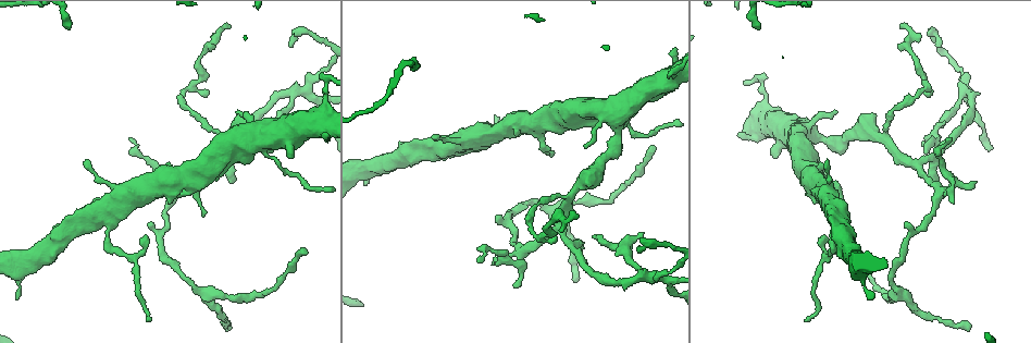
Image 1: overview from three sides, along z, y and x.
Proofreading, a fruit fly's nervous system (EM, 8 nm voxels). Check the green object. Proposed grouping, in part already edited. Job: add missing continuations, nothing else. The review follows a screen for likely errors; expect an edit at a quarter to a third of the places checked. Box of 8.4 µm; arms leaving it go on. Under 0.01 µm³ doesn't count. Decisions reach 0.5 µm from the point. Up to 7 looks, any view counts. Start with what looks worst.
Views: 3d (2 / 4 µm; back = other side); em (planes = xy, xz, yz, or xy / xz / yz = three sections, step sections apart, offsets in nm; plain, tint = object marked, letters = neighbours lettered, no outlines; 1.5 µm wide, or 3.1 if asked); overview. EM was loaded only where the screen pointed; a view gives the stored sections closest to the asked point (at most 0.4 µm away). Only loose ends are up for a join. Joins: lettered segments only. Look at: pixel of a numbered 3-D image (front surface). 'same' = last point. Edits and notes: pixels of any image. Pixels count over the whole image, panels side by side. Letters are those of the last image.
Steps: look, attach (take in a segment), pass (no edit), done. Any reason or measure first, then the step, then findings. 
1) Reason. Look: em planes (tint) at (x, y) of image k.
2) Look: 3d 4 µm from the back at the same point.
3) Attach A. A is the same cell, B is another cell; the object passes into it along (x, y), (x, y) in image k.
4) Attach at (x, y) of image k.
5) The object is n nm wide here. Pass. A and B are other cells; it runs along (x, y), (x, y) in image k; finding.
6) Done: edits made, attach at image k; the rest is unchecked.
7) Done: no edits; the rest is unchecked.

An open end. Look: em planes (plain) at (146, 320) of image 1.

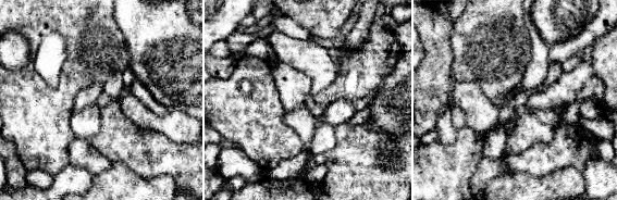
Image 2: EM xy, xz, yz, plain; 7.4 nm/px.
See the neighbours. Look: em planes (letters) at the same point.

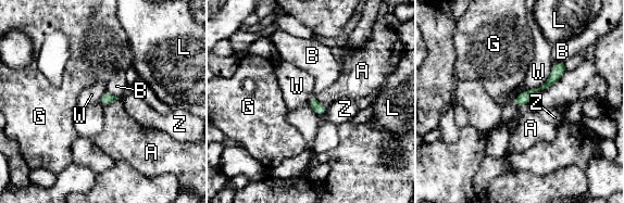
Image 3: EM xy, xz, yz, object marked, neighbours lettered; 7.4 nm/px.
Pass. A, B, G, L, W and Z are other cells; it runs along (562, 64), (544, 87), (518, 102) in image 3; no lettered segment goes on from it.

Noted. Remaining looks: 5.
Branch stops here. Look: 3d 4 µm at (827, 159) of image 1.

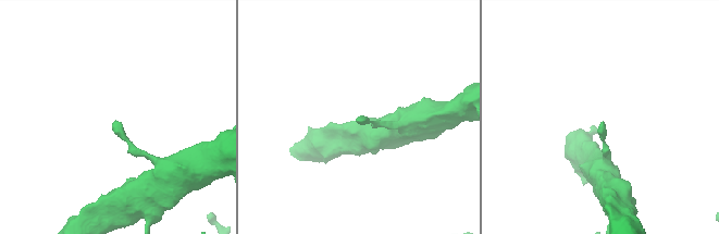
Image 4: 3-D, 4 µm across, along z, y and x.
Look: em planes (letters) at (358, 122) of image 4.

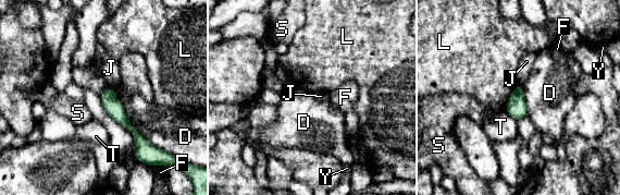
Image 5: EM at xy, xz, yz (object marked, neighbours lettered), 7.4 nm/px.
Pass. D, F, J, L, S, T and Y are other cells; it runs along (109, 90), (109, 101), (137, 135), (137, 154) in image 5; no lettered segment goes on from it.

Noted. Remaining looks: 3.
Thin end. Look: em planes (tint) at (238, 111) of image 1.

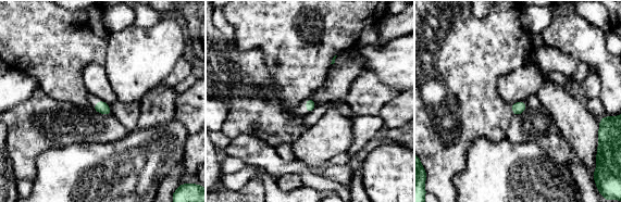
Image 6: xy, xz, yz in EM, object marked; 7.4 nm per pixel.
What lies round it. Look: em planes (letters) at the same point.

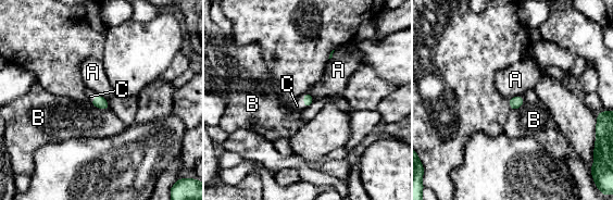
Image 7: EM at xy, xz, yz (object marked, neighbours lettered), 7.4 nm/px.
Attach C. C is the same cell, A and B are other cells; the object passes into it along (308, 99), (303, 102), (297, 105) in image 7; the neuron continues.

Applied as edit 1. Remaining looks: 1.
Done: edits made, attach at image 7; the rest is unchecked.

